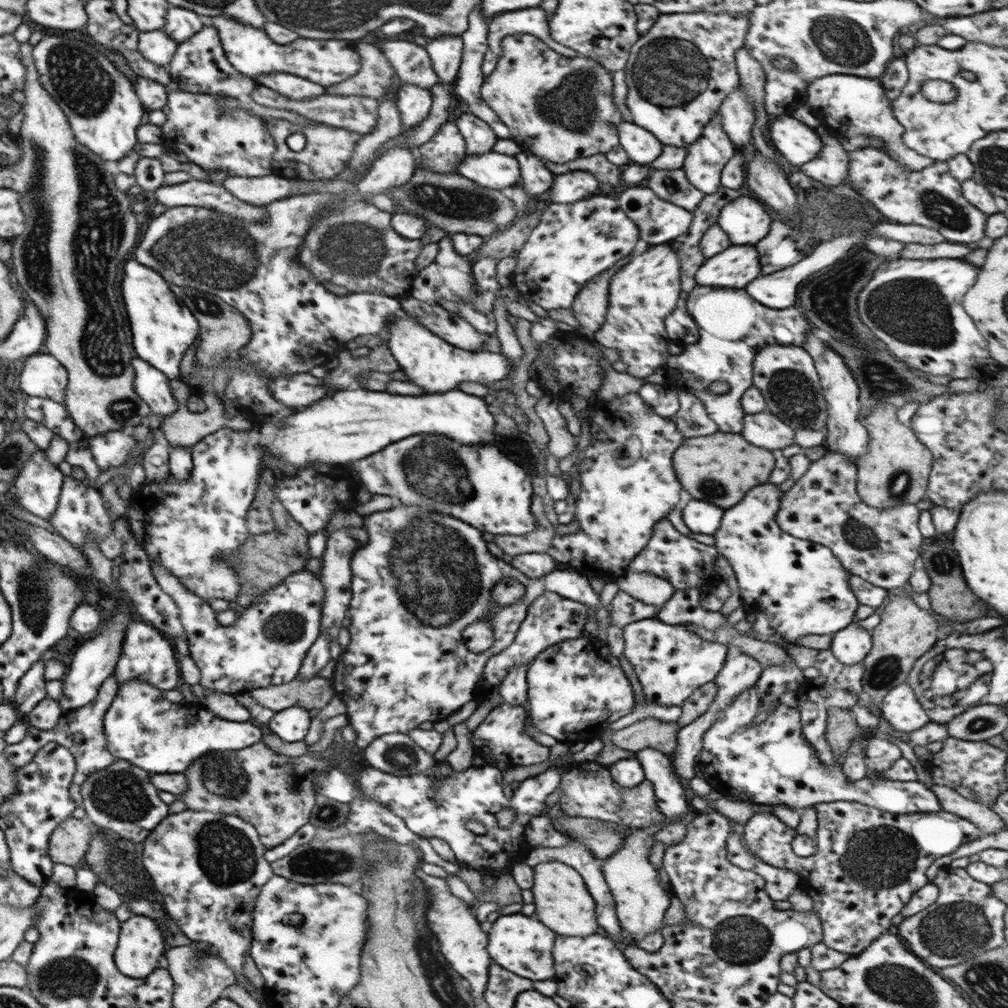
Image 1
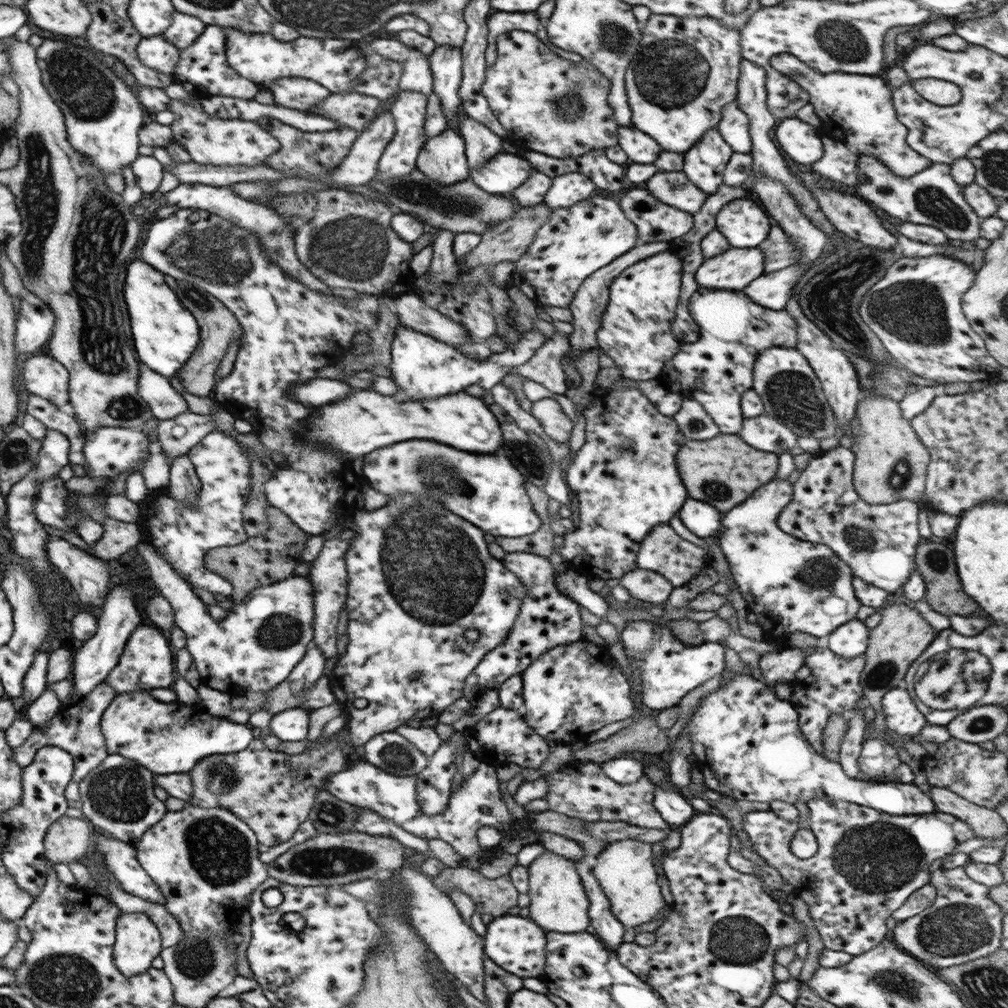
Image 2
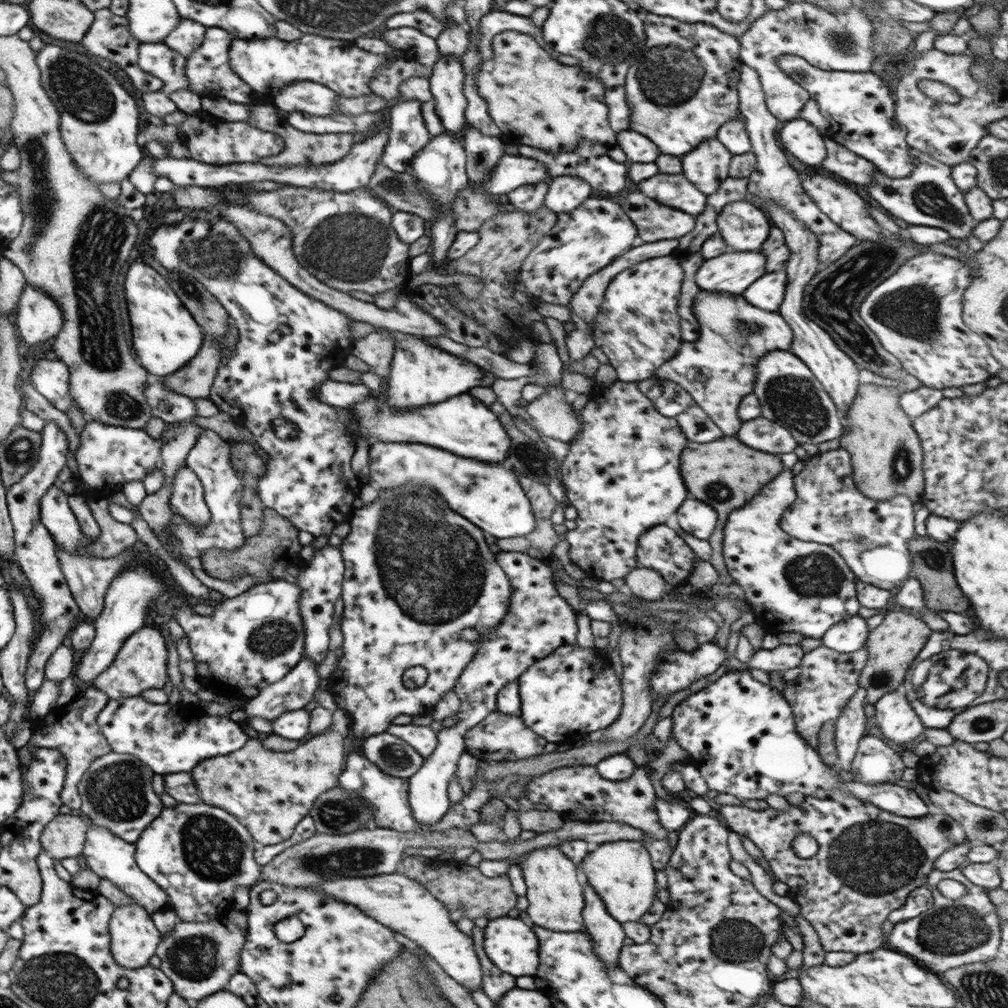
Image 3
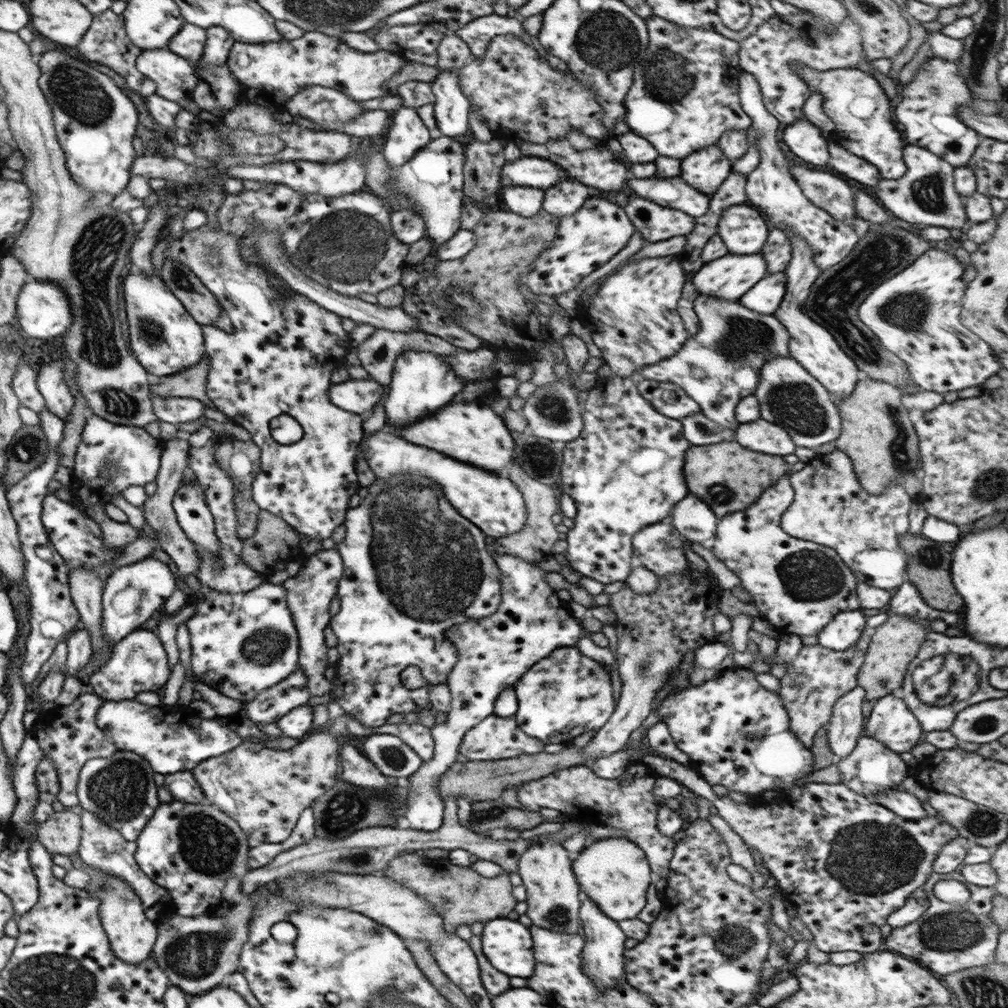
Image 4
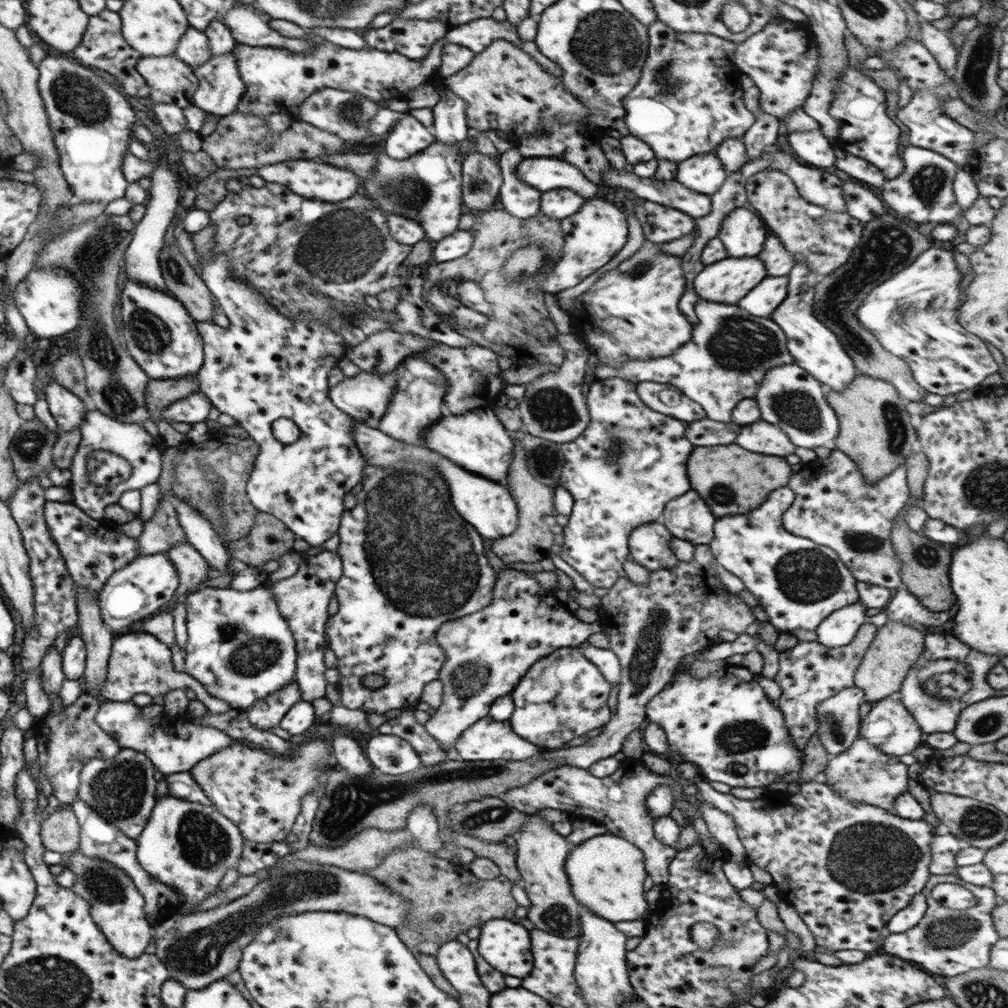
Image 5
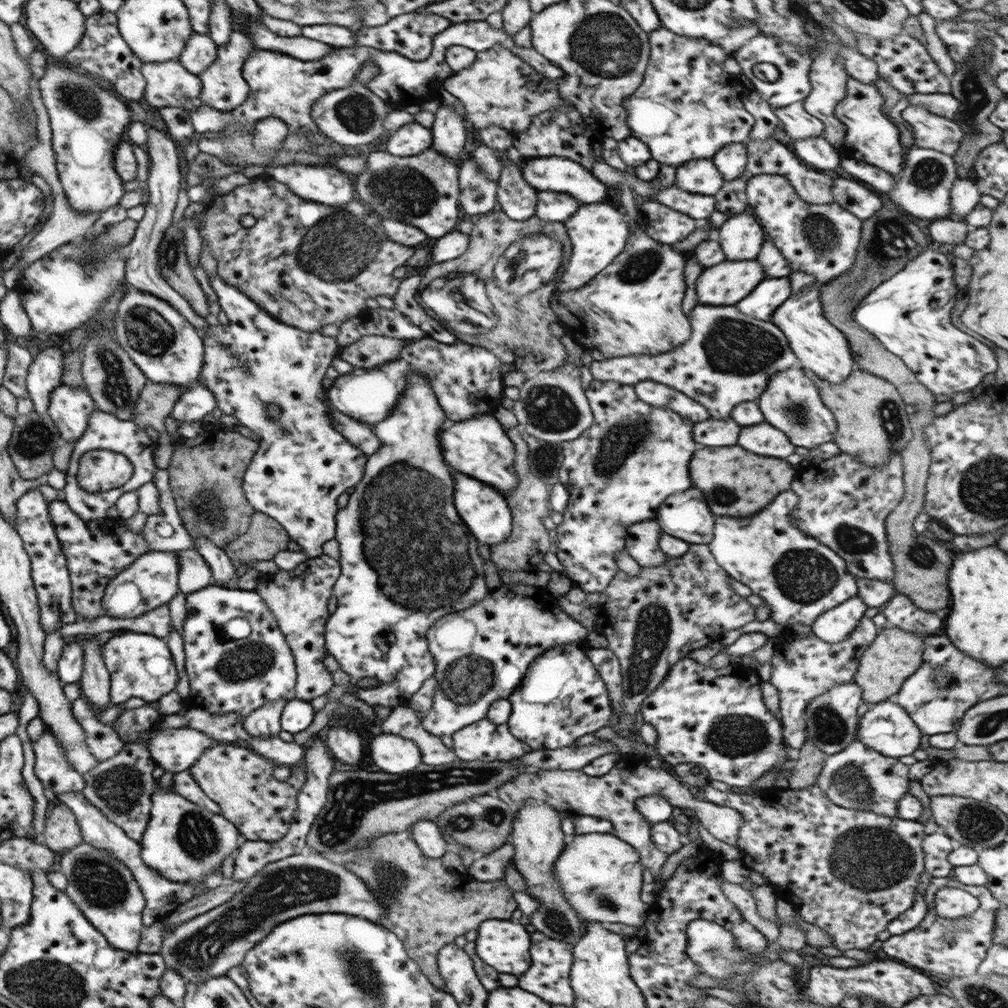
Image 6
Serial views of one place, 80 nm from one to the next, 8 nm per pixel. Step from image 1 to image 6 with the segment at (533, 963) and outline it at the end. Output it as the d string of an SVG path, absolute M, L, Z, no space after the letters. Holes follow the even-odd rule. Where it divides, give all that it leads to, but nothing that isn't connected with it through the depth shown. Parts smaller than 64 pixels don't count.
M489 919L479 923L473 941L476 955L497 973L521 976L529 968L530 934L520 922Z

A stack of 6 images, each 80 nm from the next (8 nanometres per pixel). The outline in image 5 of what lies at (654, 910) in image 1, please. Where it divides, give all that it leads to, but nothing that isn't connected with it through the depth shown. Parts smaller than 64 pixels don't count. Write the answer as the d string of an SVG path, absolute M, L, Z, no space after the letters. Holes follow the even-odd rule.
M608 833L583 840L564 860L573 898L580 906L610 923L640 920L648 905L643 891L643 880L647 876L643 859L643 853L633 844Z

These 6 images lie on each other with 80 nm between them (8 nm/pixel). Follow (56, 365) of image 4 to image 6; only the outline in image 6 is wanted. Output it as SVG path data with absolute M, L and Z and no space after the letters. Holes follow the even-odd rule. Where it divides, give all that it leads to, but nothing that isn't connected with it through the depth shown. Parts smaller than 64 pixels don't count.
M60 384L50 392L46 414L57 427L60 440L74 442L85 432L89 413L95 409L83 389Z

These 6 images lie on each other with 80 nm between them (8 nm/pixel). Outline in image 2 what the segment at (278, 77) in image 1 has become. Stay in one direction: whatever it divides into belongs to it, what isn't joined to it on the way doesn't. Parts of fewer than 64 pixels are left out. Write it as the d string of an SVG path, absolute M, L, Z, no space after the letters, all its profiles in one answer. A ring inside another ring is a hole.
M285 77L272 80L267 86L274 101L280 107L293 110L314 110L330 92L317 82L299 77Z

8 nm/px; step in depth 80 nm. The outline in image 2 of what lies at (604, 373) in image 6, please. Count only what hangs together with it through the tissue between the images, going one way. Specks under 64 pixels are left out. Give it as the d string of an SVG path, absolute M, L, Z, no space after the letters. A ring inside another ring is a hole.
M697 288L689 298L688 311L698 326L698 339L694 343L679 344L677 353L664 365L662 377L675 381L685 396L696 400L719 426L721 434L735 434L743 420L739 412L741 394L752 388L752 366L757 354L773 346L794 348L796 324L783 310L765 310L753 304L743 292Z

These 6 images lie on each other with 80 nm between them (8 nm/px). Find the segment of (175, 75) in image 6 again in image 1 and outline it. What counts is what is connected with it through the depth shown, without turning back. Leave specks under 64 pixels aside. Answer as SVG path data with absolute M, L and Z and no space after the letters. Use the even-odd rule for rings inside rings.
M162 29L149 32L138 31L139 54L157 66L167 66L177 45Z

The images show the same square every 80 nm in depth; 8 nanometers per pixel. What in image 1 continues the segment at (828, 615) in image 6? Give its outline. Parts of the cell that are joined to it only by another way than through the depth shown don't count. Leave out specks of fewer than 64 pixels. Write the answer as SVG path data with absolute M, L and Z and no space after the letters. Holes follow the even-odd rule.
M855 620L831 636L828 649L844 665L862 662L871 648L870 632L861 628Z

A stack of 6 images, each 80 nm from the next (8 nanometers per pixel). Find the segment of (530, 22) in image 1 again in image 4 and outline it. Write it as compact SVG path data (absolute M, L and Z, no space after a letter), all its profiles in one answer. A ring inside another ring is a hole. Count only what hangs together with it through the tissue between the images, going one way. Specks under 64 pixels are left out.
M489 14L485 17L467 22L454 30L456 34L470 50L473 57L480 57L487 48L491 38L501 34L512 34L523 43L528 44L535 52L547 61L547 64L555 71L567 72L567 65L563 60L551 56L540 44L536 36L531 37L522 29L521 21L507 16Z

